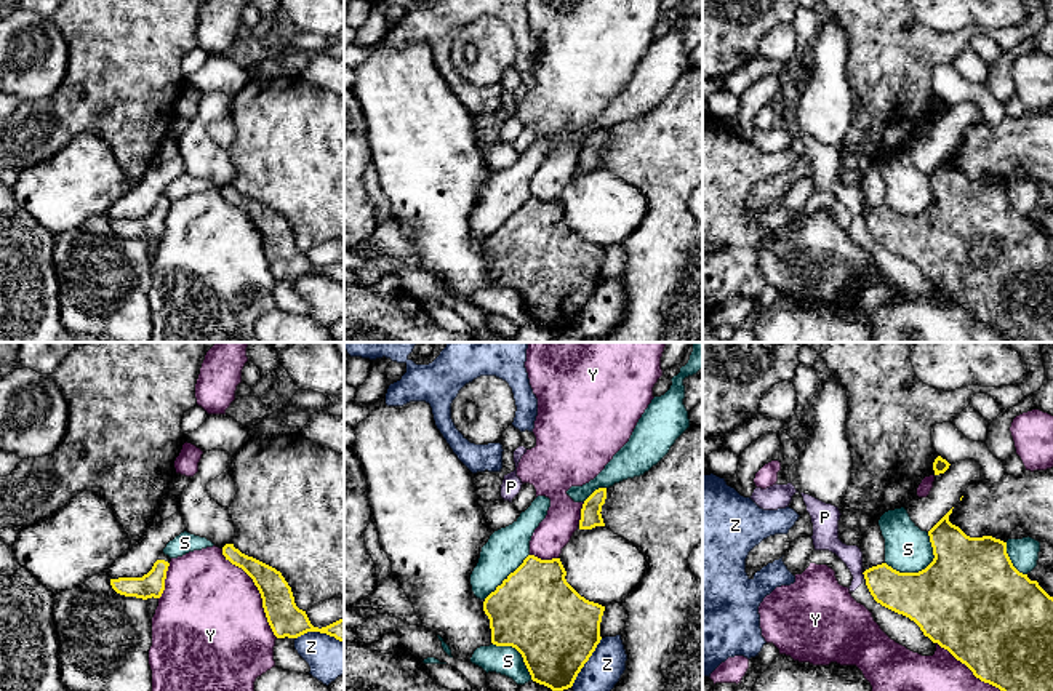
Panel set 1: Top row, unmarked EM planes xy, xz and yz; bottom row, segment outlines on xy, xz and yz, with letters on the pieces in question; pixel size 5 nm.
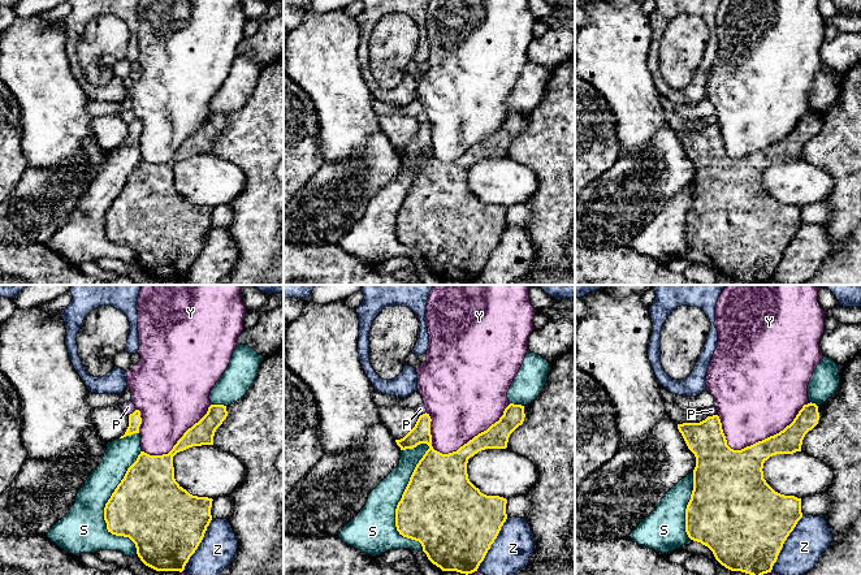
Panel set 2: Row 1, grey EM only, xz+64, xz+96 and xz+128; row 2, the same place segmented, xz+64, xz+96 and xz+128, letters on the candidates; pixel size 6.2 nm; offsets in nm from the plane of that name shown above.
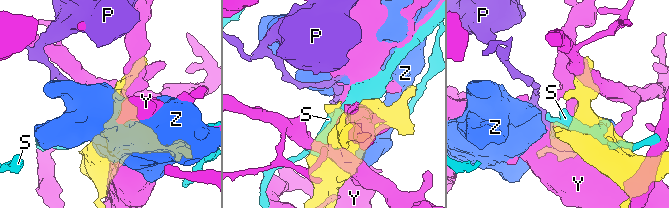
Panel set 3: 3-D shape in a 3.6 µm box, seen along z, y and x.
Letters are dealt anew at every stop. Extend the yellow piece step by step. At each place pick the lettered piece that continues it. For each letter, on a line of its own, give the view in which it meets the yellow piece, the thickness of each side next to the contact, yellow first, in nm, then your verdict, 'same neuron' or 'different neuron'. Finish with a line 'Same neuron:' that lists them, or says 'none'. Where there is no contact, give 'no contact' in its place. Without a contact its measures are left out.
P: contact in yz; calibres 220 and 110 nm; different neuron
S: contact in yz; calibres 480 and 240 nm; different neuron
Y: contact in xy; calibres 170 and 480 nm; different neuron
Z: contact in xz; calibres 420 and 190 nm; different neuron
Same neuron: none

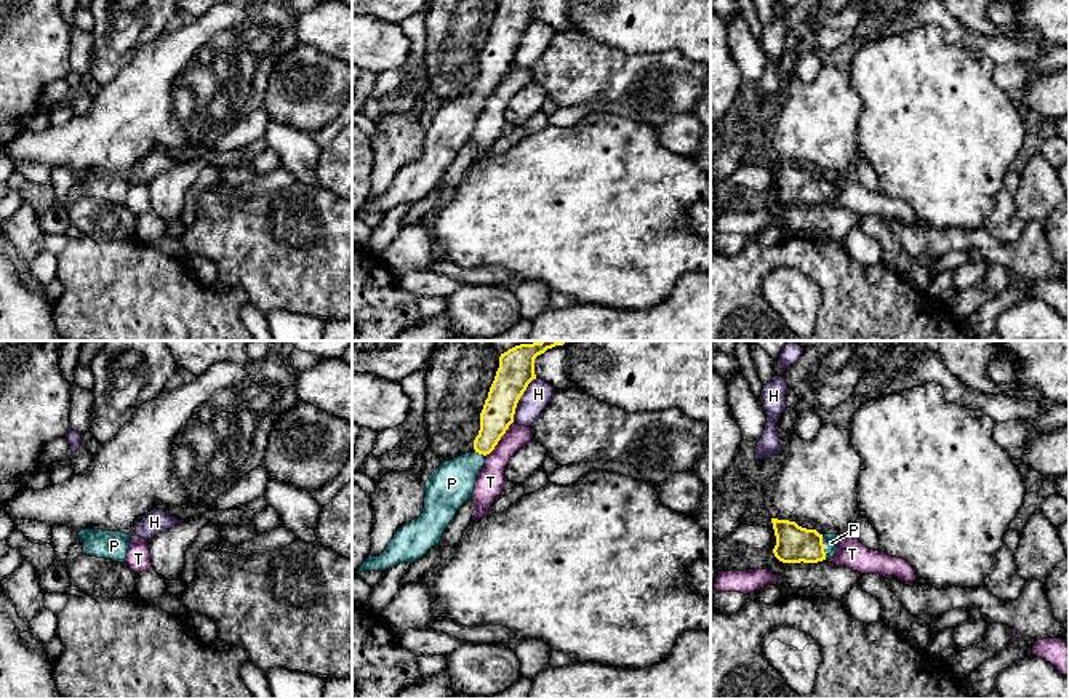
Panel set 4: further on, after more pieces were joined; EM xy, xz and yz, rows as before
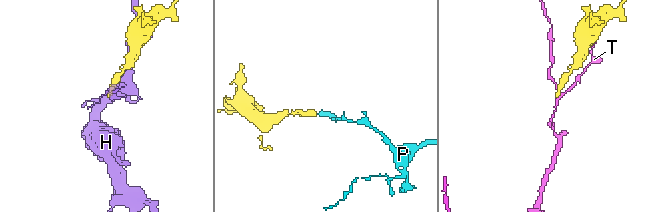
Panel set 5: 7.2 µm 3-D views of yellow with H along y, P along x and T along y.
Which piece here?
H: contact in xz; calibres 180 and 140 nm; different neuron
P: contact in yz; calibres 190 and 80 nm; same neuron
T: contact in xz; calibres 160 and 140 nm; different neuron
Same neuron: P

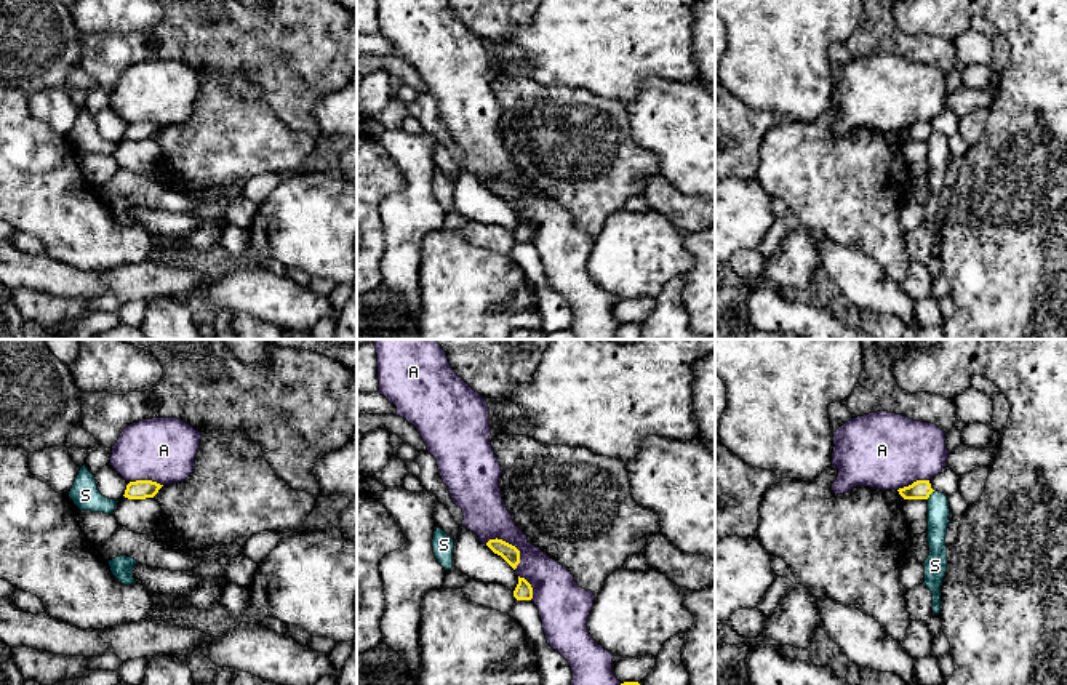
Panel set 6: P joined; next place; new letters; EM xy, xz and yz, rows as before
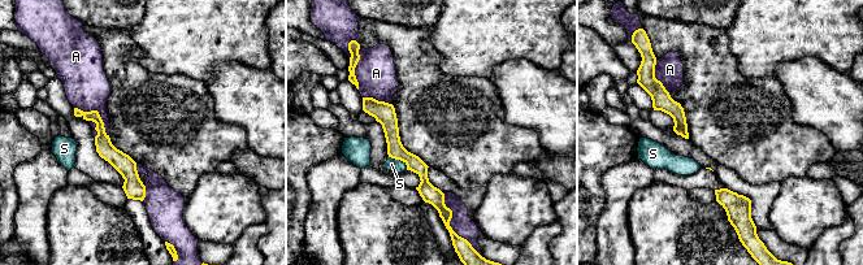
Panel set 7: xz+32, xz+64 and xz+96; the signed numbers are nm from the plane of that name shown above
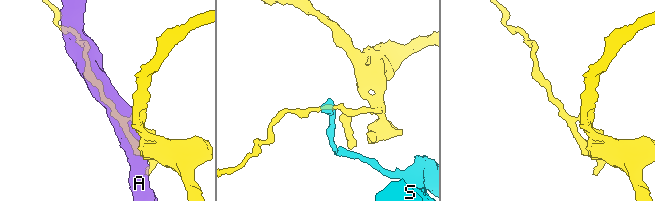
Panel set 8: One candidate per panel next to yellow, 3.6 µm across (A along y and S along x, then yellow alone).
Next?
A: contact in xz; calibres 90 and 220 nm; different neuron
S: contact in yz; calibres 100 and 110 nm; different neuron
Same neuron: none

